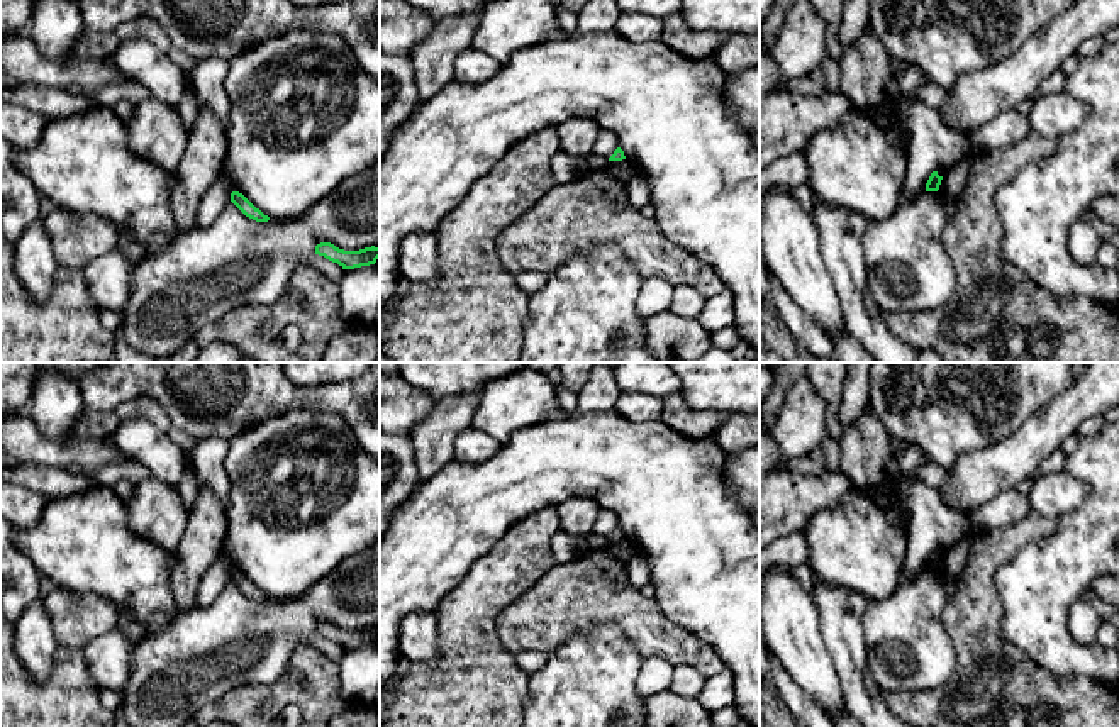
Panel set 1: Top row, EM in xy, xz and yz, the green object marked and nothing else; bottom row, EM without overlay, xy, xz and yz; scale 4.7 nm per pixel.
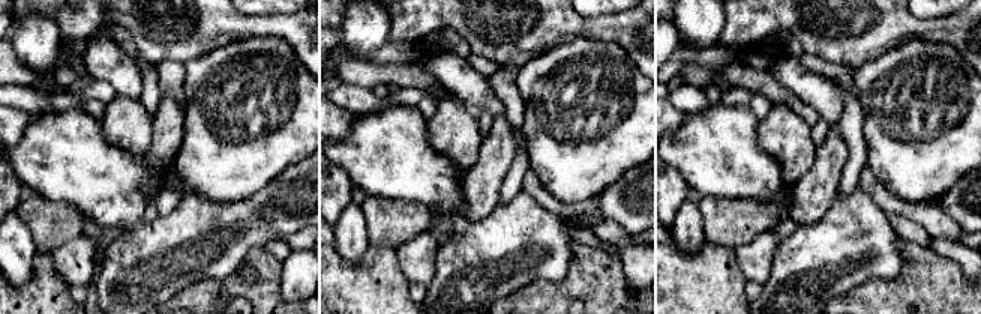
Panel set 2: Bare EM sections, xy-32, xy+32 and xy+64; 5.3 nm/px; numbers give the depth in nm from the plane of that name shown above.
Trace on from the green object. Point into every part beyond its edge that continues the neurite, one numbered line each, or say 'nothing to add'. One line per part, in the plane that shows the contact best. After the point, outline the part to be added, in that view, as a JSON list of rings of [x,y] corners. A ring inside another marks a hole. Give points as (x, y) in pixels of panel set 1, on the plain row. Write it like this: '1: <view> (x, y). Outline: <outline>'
nothing to add

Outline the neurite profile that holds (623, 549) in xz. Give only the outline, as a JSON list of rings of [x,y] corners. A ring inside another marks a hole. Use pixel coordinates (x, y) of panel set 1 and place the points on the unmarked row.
[[[609,541],[607,551],[619,561],[627,563],[636,552],[636,547],[627,541]]]

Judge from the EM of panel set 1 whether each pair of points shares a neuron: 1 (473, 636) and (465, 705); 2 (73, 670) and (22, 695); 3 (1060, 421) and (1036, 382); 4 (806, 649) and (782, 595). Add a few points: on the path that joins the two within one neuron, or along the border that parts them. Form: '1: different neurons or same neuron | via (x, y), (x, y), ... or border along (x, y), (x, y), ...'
1: same neuron | via (473, 653), (473, 688)
2: same neuron | via (61, 682), (48, 695), (34, 695)
3: different neurons | border along (1074, 380), (1018, 427)
4: same neuron | via (792, 636), (787, 609)

